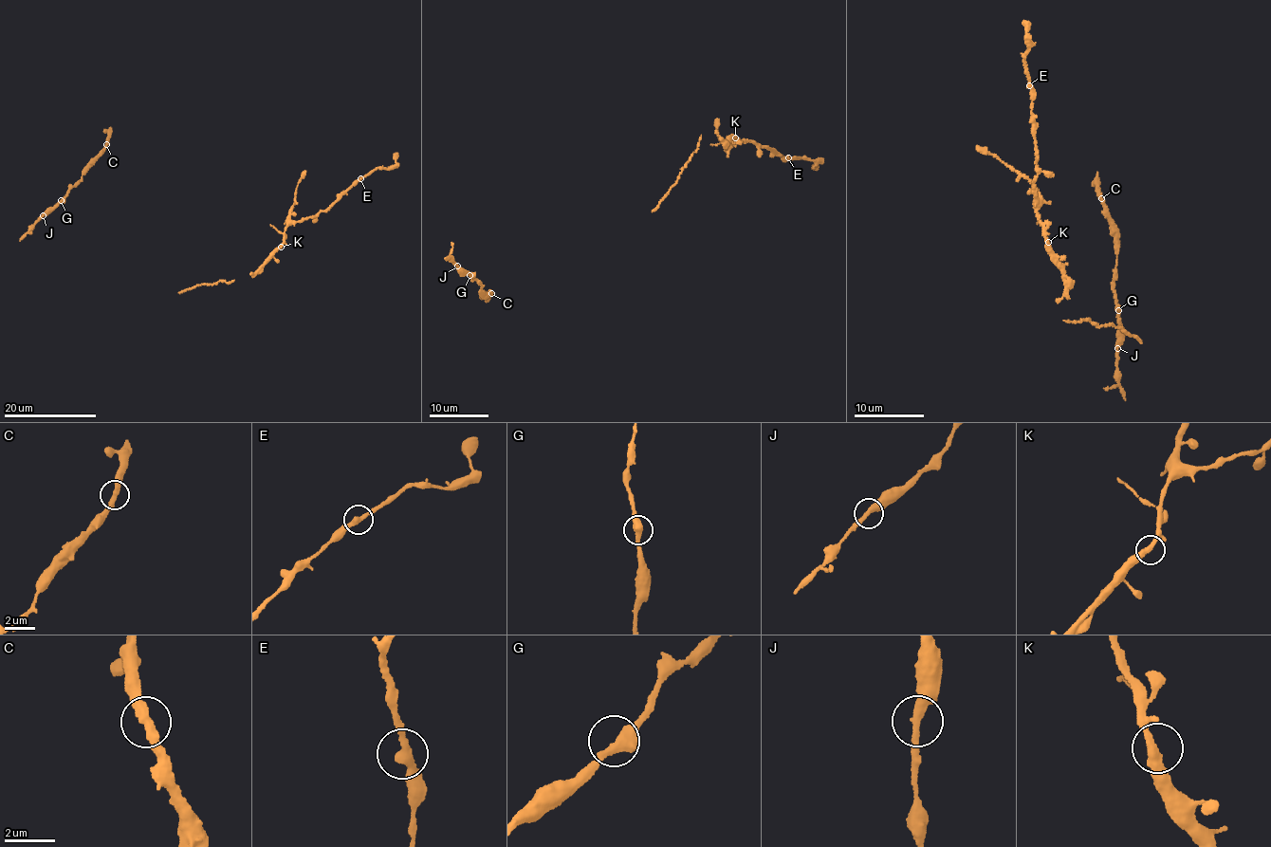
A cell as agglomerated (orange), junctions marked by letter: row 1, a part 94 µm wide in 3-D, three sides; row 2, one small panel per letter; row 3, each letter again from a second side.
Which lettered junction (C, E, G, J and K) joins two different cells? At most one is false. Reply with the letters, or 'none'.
none

